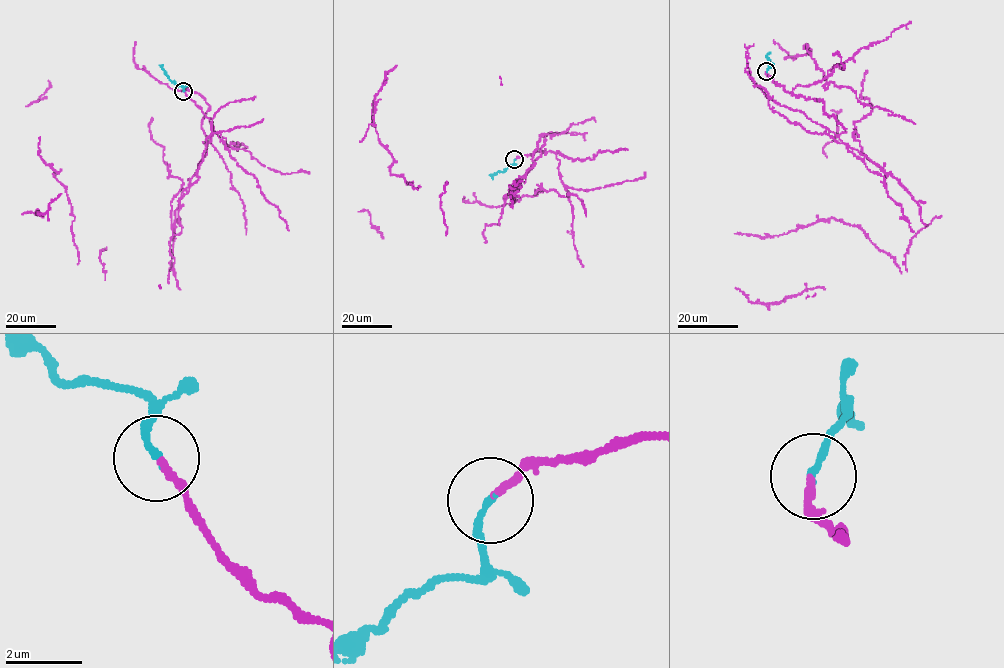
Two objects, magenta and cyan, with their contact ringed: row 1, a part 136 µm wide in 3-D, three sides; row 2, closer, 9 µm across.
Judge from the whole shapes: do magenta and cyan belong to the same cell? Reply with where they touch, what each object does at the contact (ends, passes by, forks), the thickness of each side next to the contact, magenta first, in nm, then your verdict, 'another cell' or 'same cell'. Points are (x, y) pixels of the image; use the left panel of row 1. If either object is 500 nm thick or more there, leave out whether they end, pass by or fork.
at (183, 91); magenta ends there; cyan ends there; 170 nm thick on the magenta side, 160 nm on the other; same cell

